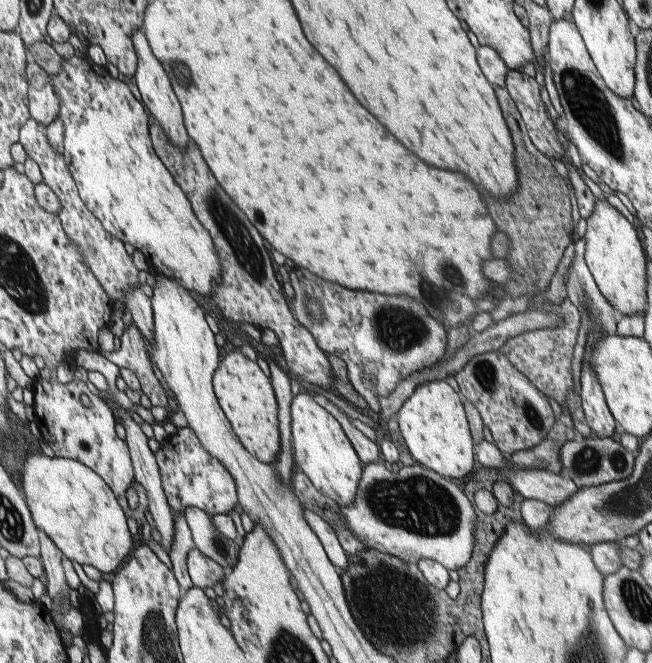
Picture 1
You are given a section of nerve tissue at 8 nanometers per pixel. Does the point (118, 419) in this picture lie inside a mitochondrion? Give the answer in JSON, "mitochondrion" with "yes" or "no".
{"mitochondrion":"no"}

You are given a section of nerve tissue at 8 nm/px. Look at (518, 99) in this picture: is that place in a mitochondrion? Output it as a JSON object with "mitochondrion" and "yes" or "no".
{"mitochondrion":"no"}

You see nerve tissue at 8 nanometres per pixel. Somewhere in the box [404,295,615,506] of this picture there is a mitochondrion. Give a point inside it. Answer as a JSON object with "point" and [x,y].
{"point":[485,374]}

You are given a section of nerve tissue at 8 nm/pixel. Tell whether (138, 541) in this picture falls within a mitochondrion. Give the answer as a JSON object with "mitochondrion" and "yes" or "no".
{"mitochondrion":"no"}

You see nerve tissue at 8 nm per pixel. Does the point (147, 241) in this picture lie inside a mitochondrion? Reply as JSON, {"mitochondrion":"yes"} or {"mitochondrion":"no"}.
{"mitochondrion":"no"}

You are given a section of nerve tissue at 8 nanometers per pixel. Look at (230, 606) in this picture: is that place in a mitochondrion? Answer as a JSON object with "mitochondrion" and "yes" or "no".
{"mitochondrion":"no"}

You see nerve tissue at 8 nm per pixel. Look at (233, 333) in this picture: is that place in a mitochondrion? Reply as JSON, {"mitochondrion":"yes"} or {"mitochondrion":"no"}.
{"mitochondrion":"yes"}

